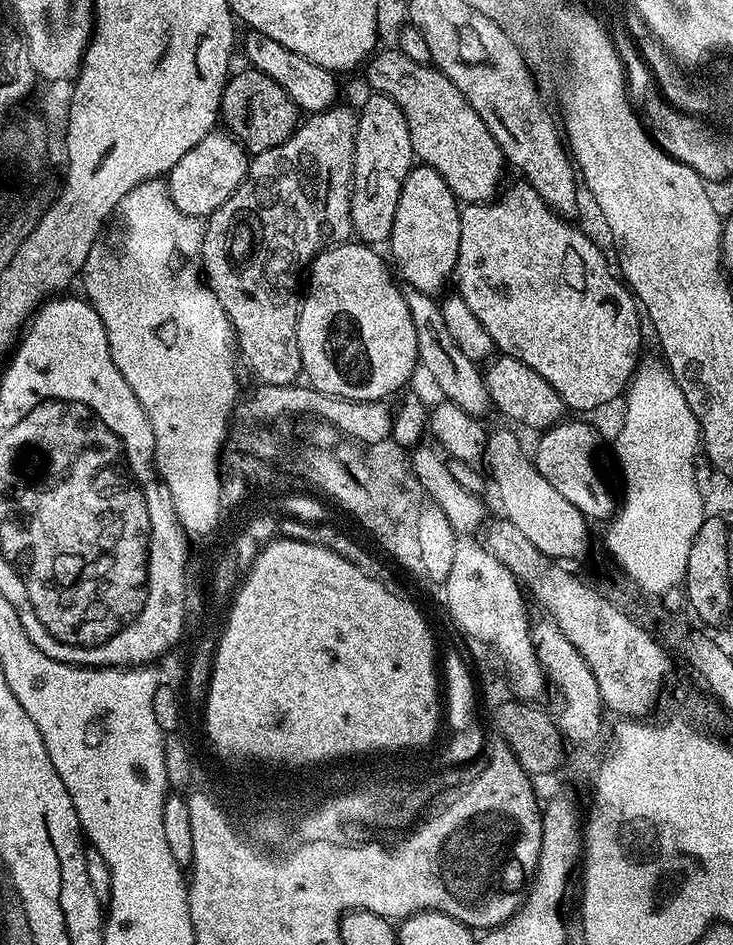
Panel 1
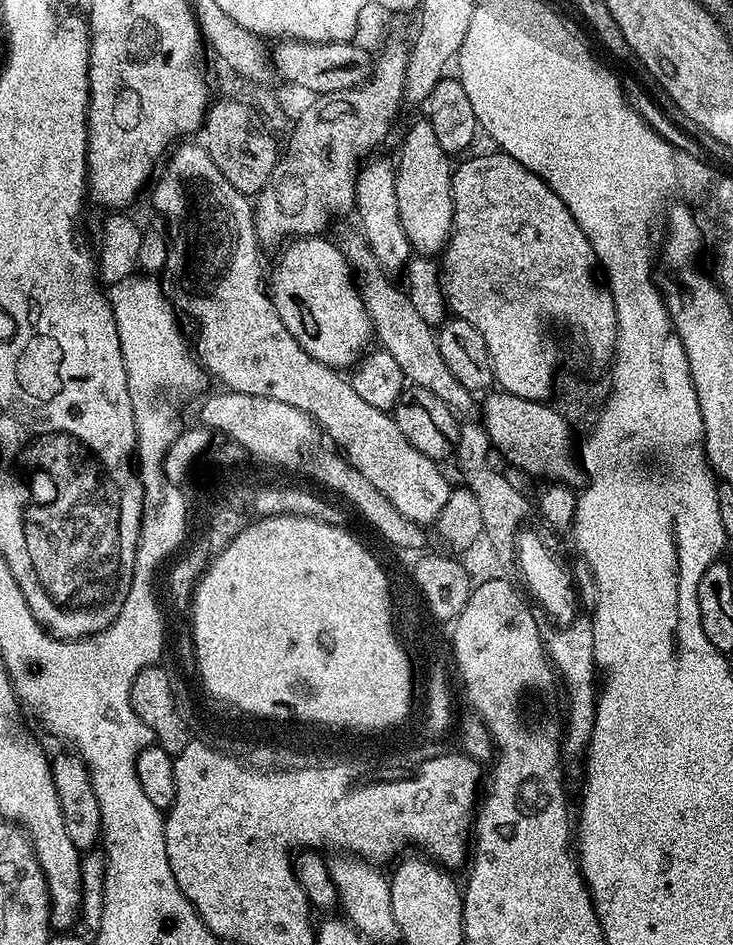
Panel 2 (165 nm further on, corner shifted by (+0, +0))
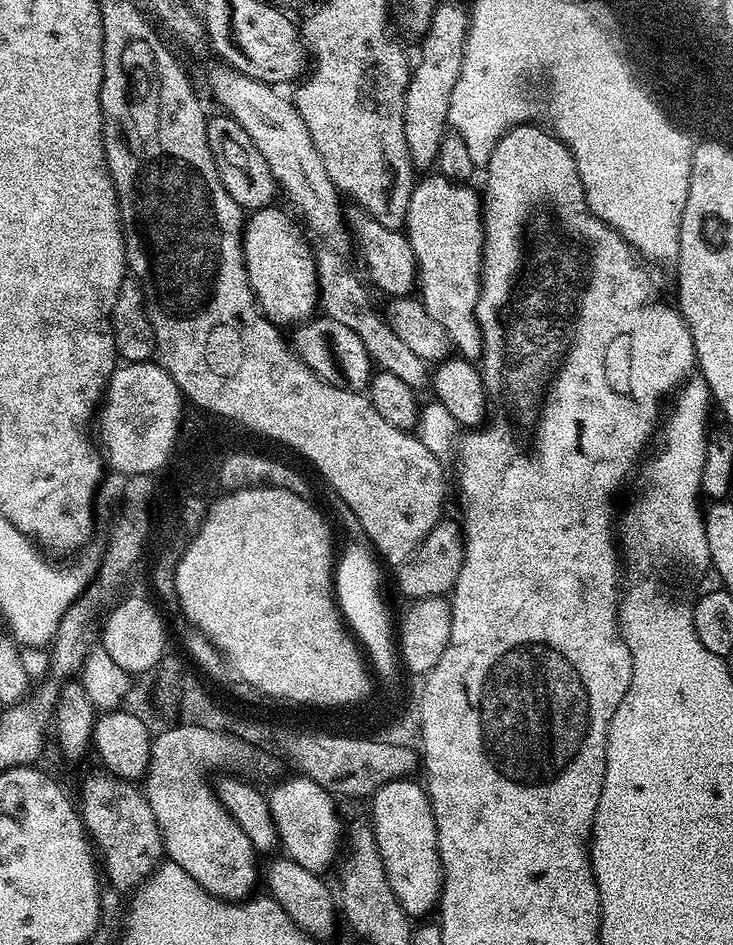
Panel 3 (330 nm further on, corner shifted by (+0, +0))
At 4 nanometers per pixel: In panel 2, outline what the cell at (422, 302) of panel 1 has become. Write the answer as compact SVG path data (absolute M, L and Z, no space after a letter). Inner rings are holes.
M372 158L361 167L356 173L356 206L354 216L360 219L362 239L368 244L369 250L378 258L378 266L382 271L389 274L403 273L408 267L408 261L412 259L414 253L410 246L410 238L406 238L406 230L402 230L402 218L398 218L398 190L396 189L396 169L393 161L376 160Z

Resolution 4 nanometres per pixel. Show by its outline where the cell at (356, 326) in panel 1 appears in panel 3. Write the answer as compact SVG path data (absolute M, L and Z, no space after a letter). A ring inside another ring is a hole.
M276 207L257 208L245 219L244 269L261 312L277 326L296 326L308 320L318 308L315 265L297 221Z

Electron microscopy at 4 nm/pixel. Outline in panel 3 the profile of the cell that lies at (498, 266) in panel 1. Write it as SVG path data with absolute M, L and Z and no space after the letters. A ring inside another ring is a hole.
M428 174L425 180L417 179L412 186L412 193L410 194L410 202L408 203L408 209L406 210L406 218L404 219L403 231L408 237L410 246L414 252L414 258L416 259L416 288L418 289L418 299L426 306L426 314L430 314L430 318L434 318L434 322L439 322L442 325L442 330L446 330L448 335L449 345L453 349L456 348L461 357L465 360L473 362L479 361L482 354L482 334L480 333L480 327L476 321L476 299L480 296L480 262L484 258L484 217L482 215L482 196L479 191L476 192L464 182L453 182L447 180L445 176L439 174Z

